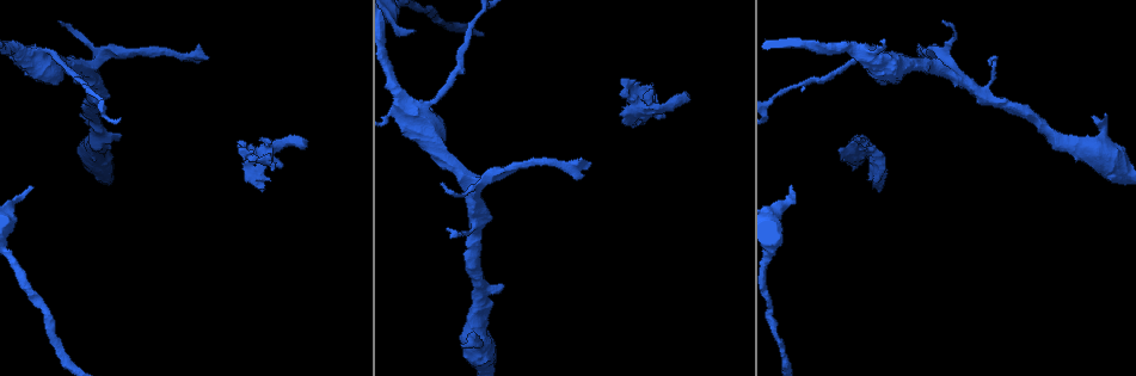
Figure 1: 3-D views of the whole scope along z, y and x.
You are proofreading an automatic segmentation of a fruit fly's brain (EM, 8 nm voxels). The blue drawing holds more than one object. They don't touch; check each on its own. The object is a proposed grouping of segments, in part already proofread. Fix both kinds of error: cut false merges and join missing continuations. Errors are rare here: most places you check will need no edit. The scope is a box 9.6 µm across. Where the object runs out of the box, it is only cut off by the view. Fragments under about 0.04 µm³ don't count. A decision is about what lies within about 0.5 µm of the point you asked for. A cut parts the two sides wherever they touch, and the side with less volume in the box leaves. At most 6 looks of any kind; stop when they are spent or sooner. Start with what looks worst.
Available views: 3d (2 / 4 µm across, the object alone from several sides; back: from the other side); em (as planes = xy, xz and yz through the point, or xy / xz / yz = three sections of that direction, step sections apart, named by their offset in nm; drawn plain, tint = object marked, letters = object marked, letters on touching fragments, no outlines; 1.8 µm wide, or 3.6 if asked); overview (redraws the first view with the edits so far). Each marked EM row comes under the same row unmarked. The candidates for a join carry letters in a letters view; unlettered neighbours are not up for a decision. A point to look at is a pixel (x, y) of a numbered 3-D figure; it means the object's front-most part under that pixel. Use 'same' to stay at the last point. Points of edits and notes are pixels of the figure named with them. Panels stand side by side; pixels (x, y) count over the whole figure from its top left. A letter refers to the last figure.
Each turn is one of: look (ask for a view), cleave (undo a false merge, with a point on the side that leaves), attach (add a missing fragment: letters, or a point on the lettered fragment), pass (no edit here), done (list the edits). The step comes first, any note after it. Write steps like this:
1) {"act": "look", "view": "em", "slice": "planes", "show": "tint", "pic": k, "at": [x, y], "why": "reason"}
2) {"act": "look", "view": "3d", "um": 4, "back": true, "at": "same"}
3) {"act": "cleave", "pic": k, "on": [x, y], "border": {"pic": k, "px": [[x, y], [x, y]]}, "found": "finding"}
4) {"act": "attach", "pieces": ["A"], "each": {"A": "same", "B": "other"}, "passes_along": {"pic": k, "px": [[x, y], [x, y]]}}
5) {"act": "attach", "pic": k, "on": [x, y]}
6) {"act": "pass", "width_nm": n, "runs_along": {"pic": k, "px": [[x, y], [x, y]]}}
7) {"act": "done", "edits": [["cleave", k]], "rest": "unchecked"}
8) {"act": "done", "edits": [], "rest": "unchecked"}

{"act": "look", "view": "em", "slice": "planes", "show": "letters", "pic": 1, "at": [413, 31], "why": "branch stops here"}

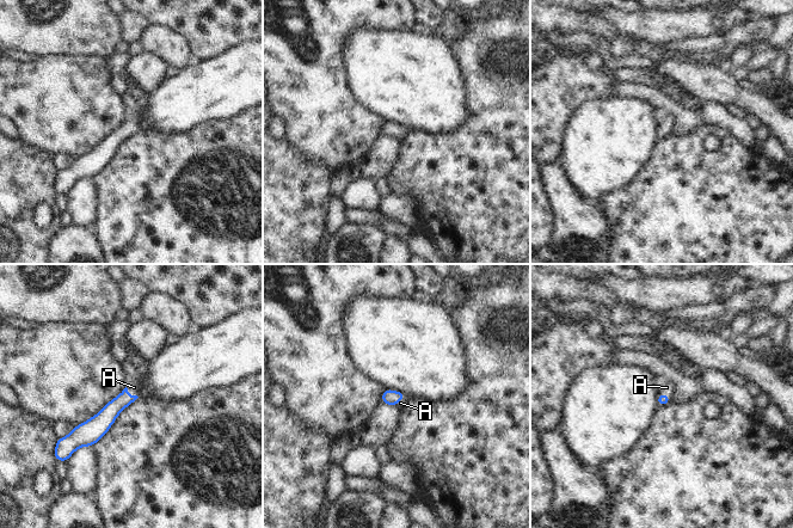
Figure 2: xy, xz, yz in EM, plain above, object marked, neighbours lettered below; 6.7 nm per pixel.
{"act": "attach", "pieces": ["A"], "longest_contact_nm": ["A", 110], "each": {"A": "same"}, "passes_along": {"pic": 2, "px": [[103, 421], [129, 394], [134, 387]]}, "found": "it goes on there"}

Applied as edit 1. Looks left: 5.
{"act": "look", "view": "3d", "um": 2, "pic": 1, "at": [685, 93]}

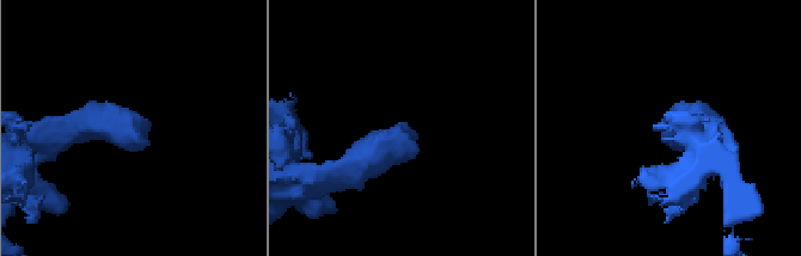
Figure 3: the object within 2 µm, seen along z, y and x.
{"act": "look", "view": "em", "slice": "xy", "step": 8, "show": "letters", "pic": 3, "at": [142, 140], "why": "shape alone is not enough"}

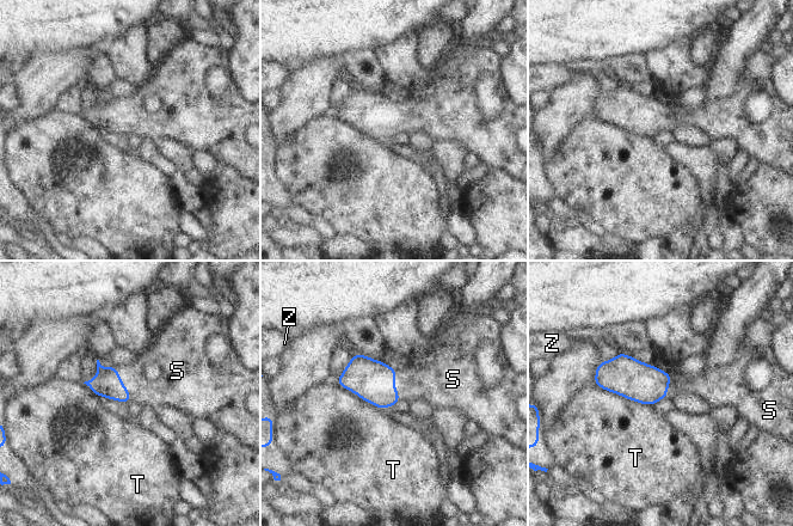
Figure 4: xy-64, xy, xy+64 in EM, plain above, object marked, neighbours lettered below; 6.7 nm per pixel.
{"act": "attach", "pieces": ["S"], "width_nm": 160, "each": {"S": "same", "T": "other", "Z": "other"}, "passes_along": {"pic": 4, "px": [[106, 383], [123, 384], [159, 377]]}, "found": "the neuron continues"}

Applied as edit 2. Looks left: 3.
{"act": "done", "edits": [["attach", 2], ["attach", 4]], "rest": "unchecked"}

